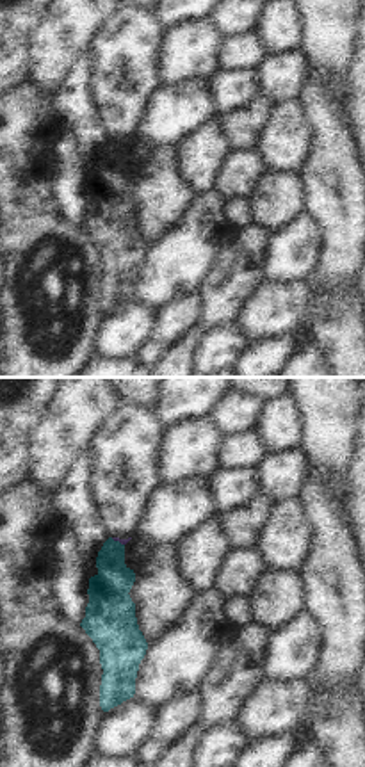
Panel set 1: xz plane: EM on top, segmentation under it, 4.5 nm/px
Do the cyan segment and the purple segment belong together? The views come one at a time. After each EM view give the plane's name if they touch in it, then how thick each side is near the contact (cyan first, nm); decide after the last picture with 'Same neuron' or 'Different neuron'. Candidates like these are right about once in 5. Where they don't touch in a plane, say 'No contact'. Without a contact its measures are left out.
Touches cyan in xz. Thickness 180 nm (cyan) against 30 nm.

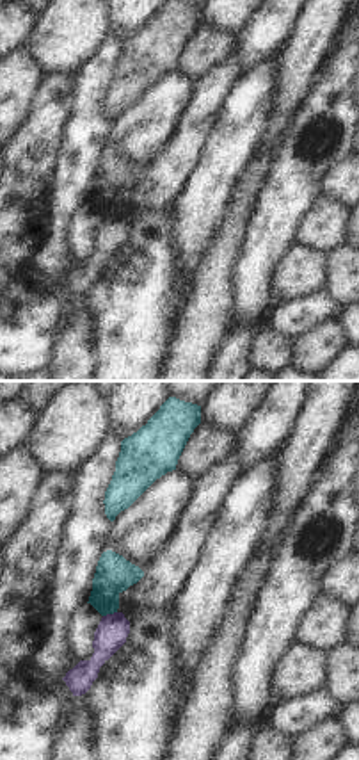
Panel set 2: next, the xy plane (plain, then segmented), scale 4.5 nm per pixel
Touches cyan in xy. Thickness 170 nm (cyan) against 140 nm.

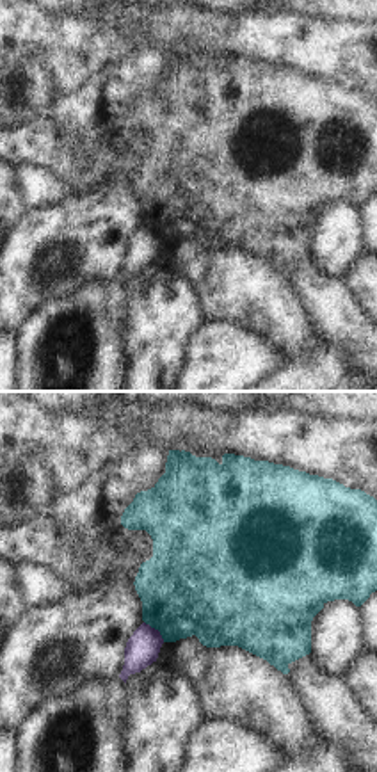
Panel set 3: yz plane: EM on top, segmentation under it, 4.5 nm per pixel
Touches cyan in yz. Thickness 440 nm (cyan) against 150 nm.

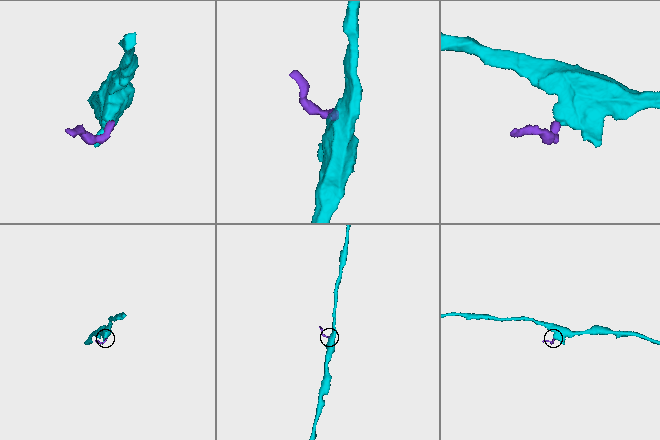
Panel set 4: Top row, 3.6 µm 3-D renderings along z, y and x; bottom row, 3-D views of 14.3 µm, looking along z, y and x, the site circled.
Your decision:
Different neuron.

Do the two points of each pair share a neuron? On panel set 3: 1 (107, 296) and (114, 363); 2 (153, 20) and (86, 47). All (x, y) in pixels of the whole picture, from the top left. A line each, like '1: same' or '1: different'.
1: same
2: same

